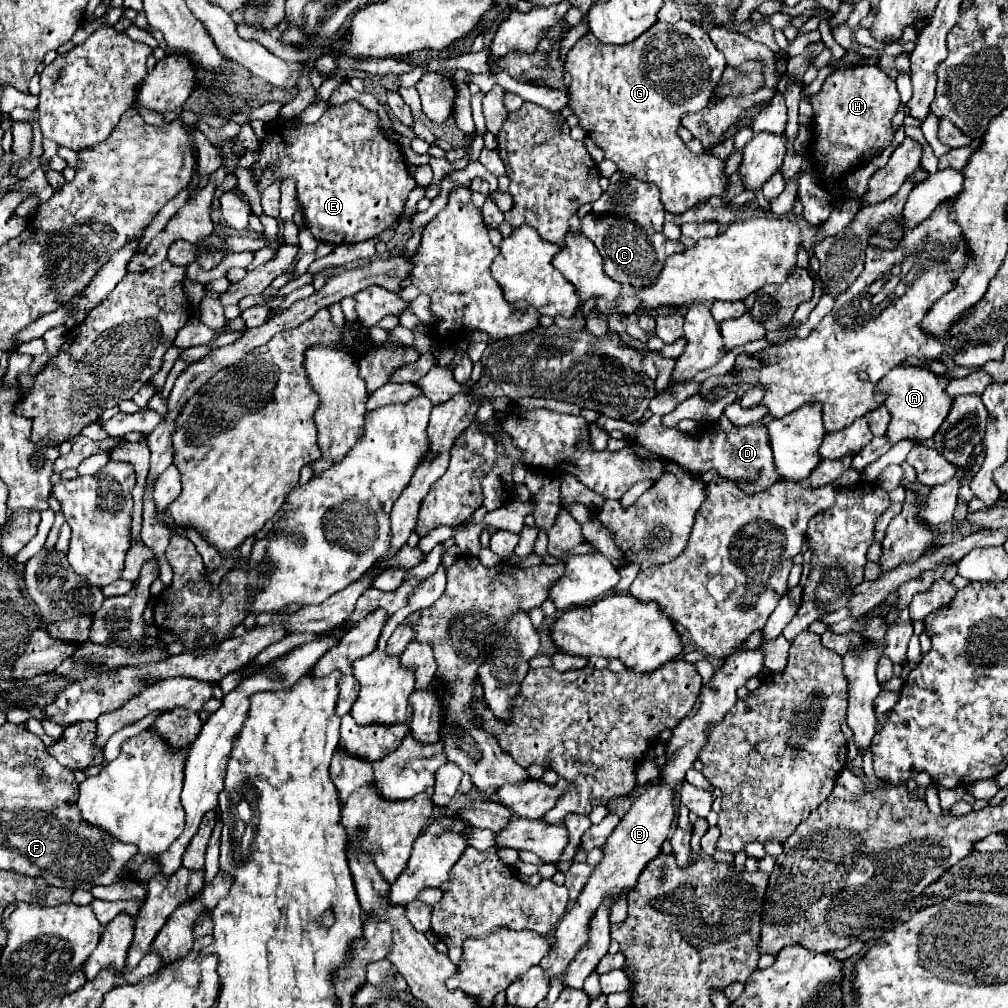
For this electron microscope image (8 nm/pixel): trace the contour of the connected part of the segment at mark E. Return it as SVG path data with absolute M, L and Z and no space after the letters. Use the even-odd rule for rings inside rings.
M358 101L330 107L316 123L302 127L296 127L292 121L288 125L288 121L276 119L260 143L260 159L250 171L258 181L258 191L264 191L276 179L294 177L298 185L298 199L306 215L306 227L318 241L332 245L362 243L394 225L404 211L408 193L416 187L416 181L410 177L408 165L402 159L400 147L388 141L384 131L378 127L378 115L364 109Z

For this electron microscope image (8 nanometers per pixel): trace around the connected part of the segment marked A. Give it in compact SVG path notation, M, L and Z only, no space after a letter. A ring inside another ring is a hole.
M894 367L876 389L888 393L884 405L888 407L892 421L888 425L888 439L890 443L898 443L902 439L916 439L924 441L930 439L942 421L948 417L950 407L952 407L952 397L946 393L950 379L948 377L938 377L936 373L920 367Z

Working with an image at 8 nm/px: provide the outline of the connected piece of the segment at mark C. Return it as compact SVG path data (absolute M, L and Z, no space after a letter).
M606 211L600 217L594 217L590 213L580 223L582 223L582 233L596 245L598 253L604 257L604 273L608 273L608 277L612 277L614 281L620 281L622 285L622 291L616 299L616 307L610 310L611 313L617 311L624 315L632 315L640 305L636 291L656 281L656 277L662 271L664 259L668 255L684 251L684 245L680 241L670 241L662 233L652 231L652 221L648 221L648 217L640 213L632 213L632 219L624 217L624 211L620 213Z

